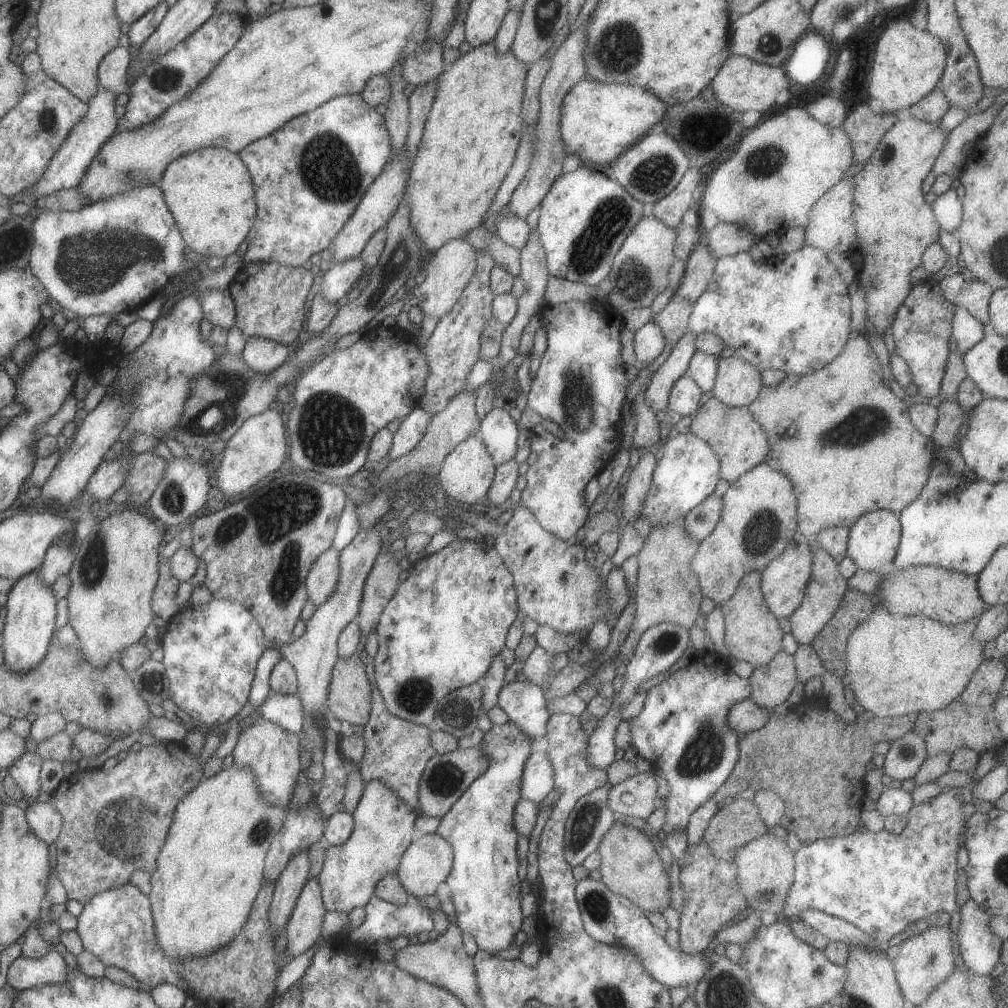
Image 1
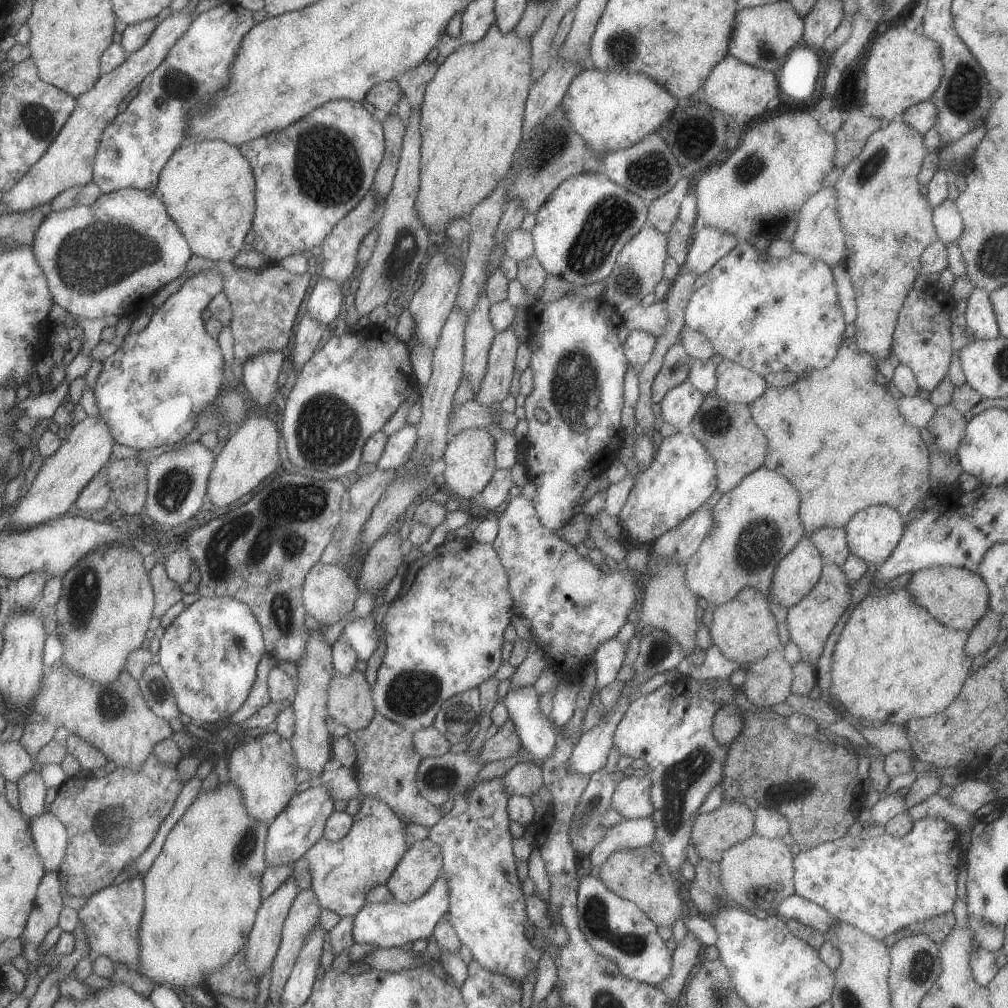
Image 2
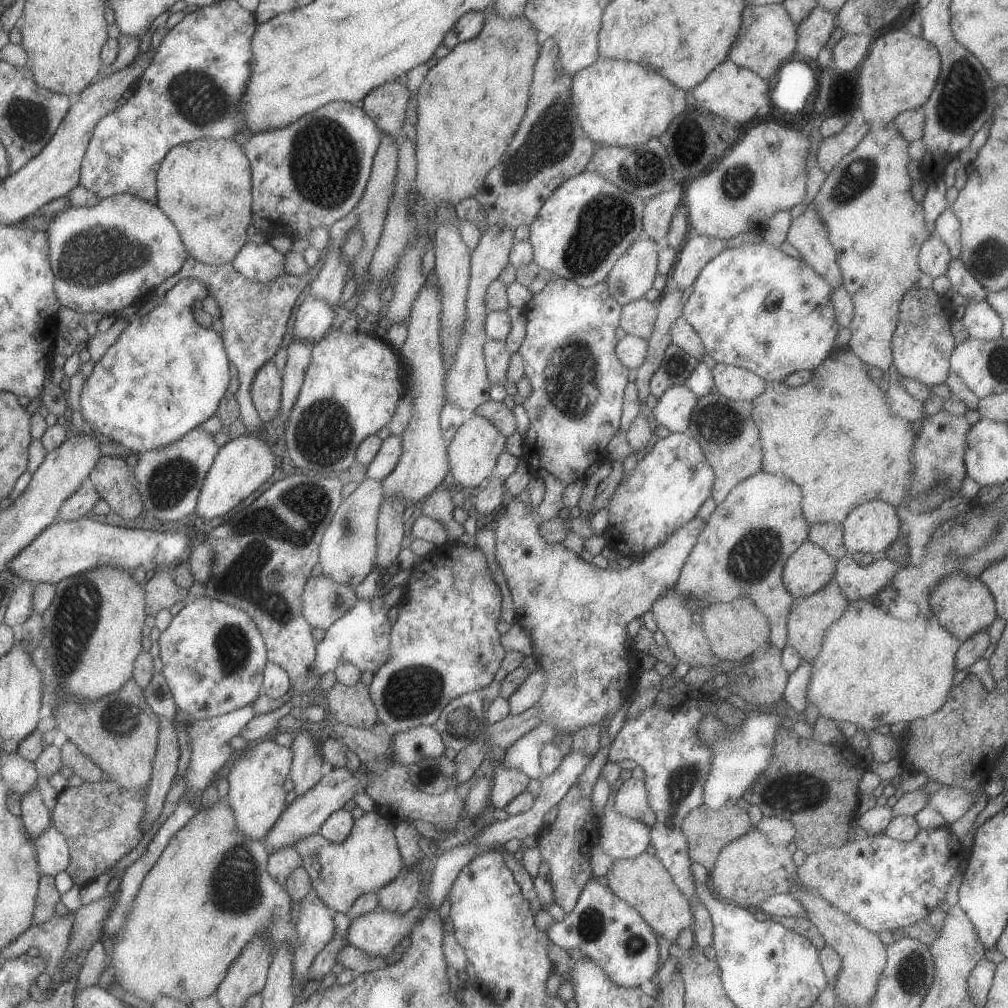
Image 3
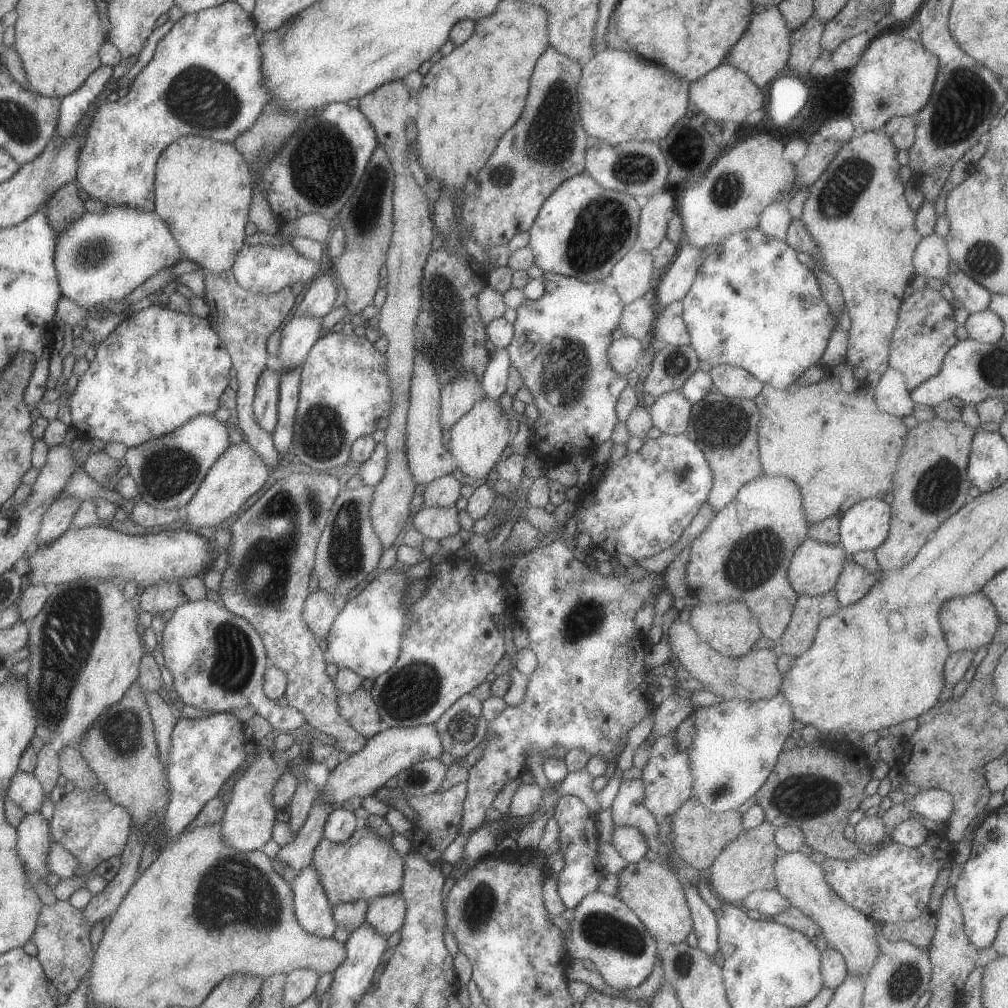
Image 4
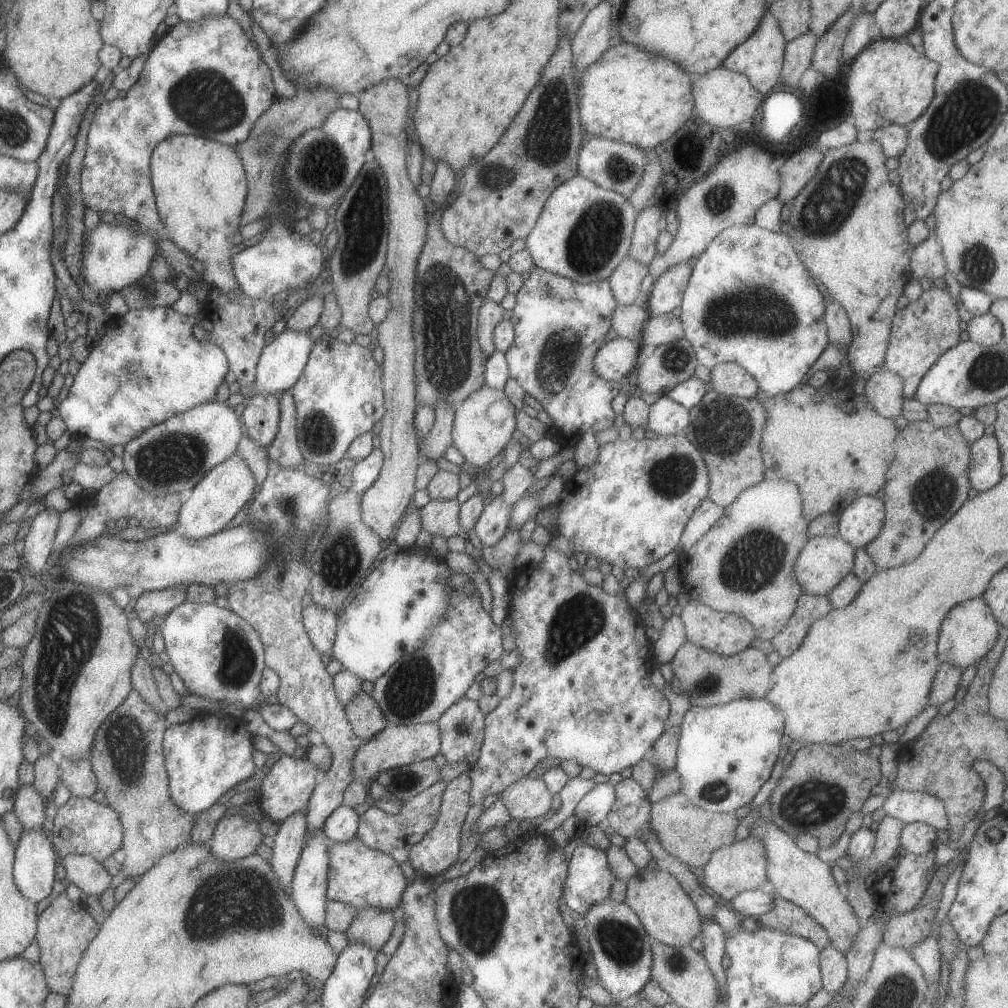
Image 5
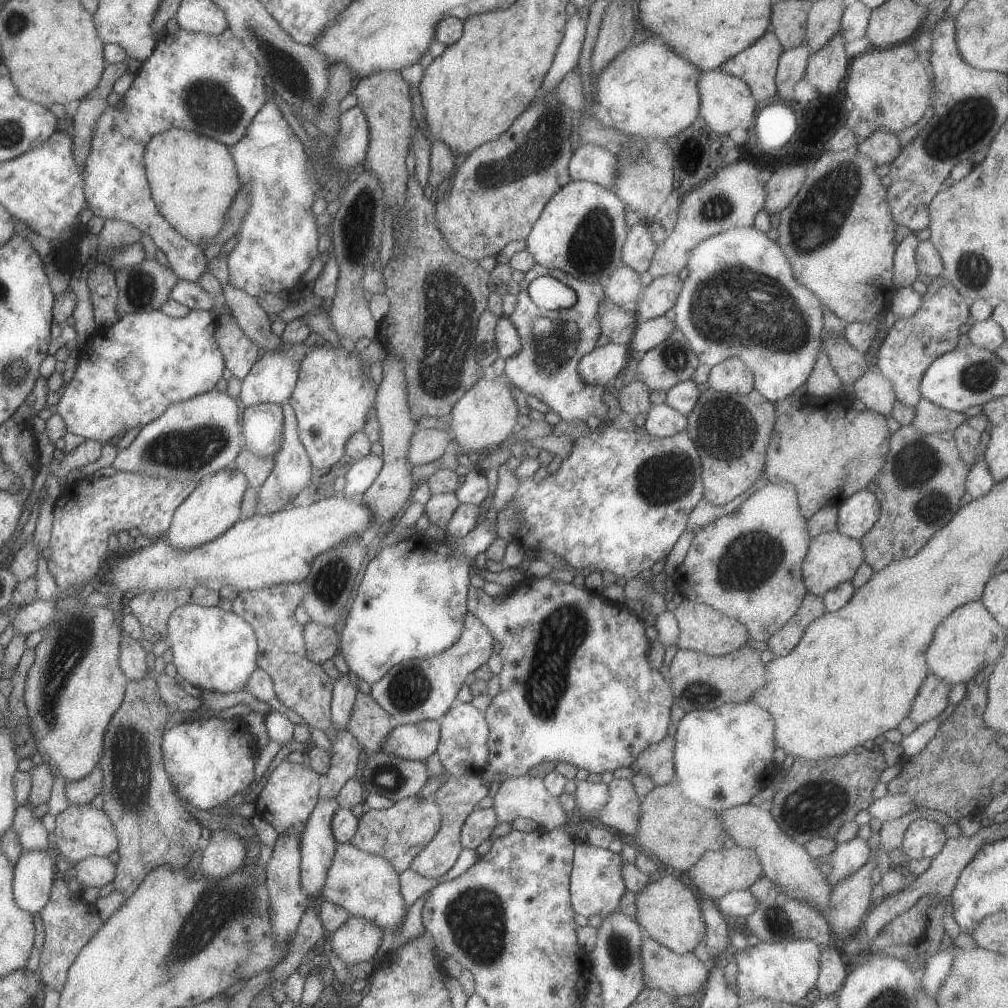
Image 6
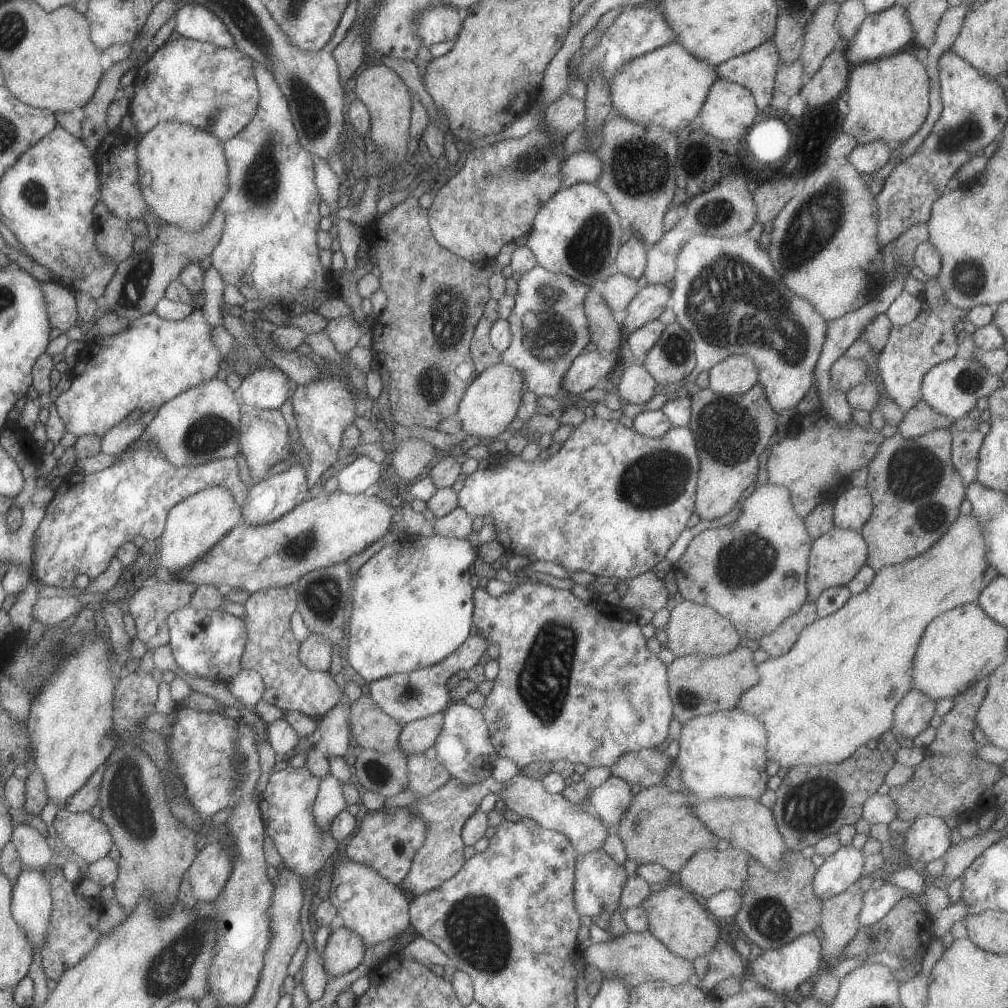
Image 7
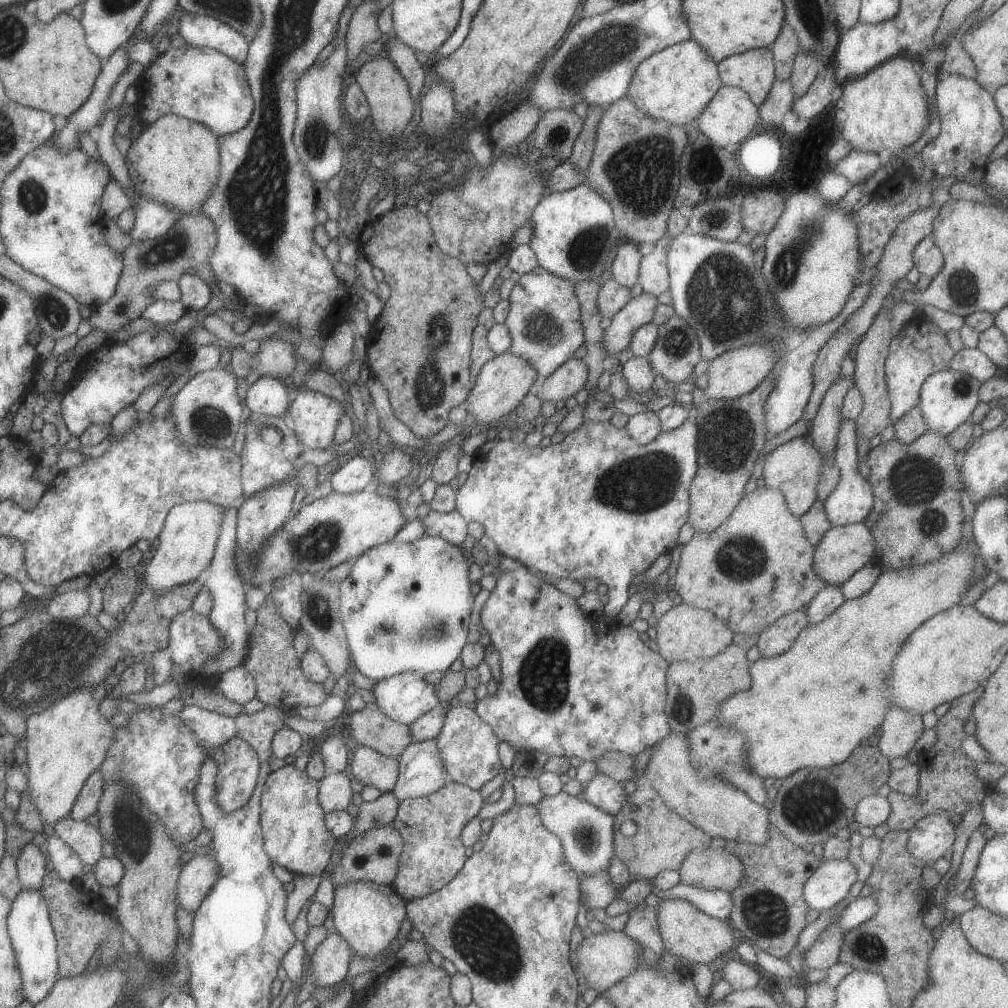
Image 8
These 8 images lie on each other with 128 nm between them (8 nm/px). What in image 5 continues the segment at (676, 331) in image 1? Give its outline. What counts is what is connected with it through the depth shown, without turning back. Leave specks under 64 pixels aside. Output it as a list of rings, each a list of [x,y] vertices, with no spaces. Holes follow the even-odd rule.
[[[642,302],[634,305],[619,305],[612,314],[611,327],[620,338],[640,341],[646,322],[651,318]]]

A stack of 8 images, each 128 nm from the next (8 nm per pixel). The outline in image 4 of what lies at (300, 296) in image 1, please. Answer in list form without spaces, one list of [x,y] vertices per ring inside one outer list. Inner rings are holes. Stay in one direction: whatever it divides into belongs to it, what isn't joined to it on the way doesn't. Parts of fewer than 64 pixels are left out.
[[[202,269],[204,282],[206,284],[205,300],[210,308],[211,315],[208,317],[212,329],[218,334],[221,342],[226,346],[233,367],[236,369],[238,379],[238,422],[236,424],[242,430],[245,441],[249,446],[255,448],[256,454],[271,467],[278,465],[281,457],[273,448],[273,438],[268,432],[264,432],[254,420],[253,403],[255,400],[258,380],[264,370],[268,368],[271,357],[268,354],[268,338],[275,330],[280,328],[280,324],[294,308],[296,294],[290,286],[276,294],[262,295],[245,290],[238,284],[234,277],[233,270],[226,270],[224,274],[212,274],[208,270]]]

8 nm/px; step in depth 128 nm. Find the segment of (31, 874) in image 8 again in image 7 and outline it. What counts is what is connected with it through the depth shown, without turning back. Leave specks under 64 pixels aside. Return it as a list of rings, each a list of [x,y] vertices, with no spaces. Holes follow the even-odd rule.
[[[24,822],[15,826],[11,842],[20,856],[22,871],[44,872],[51,865],[54,852],[47,844],[47,838],[44,838],[34,826]]]

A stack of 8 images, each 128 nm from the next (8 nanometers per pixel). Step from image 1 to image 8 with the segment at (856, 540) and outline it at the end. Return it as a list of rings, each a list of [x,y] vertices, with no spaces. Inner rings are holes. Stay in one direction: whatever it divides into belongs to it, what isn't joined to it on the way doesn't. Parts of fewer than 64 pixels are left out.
[[[854,419],[841,420],[834,459],[840,470],[840,482],[836,484],[836,489],[832,490],[832,494],[824,502],[826,516],[833,527],[863,522],[874,507],[874,494],[872,484],[858,472],[860,462],[858,461],[856,422]]]

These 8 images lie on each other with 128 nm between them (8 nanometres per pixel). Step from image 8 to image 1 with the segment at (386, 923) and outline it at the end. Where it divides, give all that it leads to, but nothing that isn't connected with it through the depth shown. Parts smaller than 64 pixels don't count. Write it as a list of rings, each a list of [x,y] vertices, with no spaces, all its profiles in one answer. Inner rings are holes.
[[[368,782],[353,815],[352,835],[344,844],[326,848],[324,865],[316,878],[325,911],[349,914],[354,908],[366,907],[376,886],[386,876],[396,875],[404,852],[413,844],[415,822],[419,817],[410,806],[400,802],[384,782]]]

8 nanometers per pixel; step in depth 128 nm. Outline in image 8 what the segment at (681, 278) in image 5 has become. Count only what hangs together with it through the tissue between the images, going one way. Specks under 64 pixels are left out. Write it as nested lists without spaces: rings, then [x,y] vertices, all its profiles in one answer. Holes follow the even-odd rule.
[[[646,293],[631,300],[609,322],[605,323],[604,352],[615,361],[620,353],[629,348],[634,332],[640,326],[652,323],[656,306],[656,297]]]

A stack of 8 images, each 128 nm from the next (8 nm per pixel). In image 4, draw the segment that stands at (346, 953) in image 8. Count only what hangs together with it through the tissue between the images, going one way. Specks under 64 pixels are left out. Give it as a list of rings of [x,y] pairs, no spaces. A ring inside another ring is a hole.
[[[400,892],[378,896],[369,901],[365,924],[376,932],[390,937],[403,928],[406,919],[406,902]]]

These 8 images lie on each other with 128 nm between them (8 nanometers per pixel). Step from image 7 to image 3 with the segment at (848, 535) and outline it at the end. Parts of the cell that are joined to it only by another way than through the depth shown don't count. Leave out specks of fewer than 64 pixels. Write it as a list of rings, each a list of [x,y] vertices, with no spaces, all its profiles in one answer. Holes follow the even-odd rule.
[[[806,539],[786,561],[783,583],[793,598],[814,594],[835,575],[836,561]]]

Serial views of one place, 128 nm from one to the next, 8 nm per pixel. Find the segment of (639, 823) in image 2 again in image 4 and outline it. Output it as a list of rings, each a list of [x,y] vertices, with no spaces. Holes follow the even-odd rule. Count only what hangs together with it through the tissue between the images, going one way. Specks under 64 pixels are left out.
[[[615,826],[611,844],[629,864],[640,862],[649,851],[646,836],[632,826]]]

